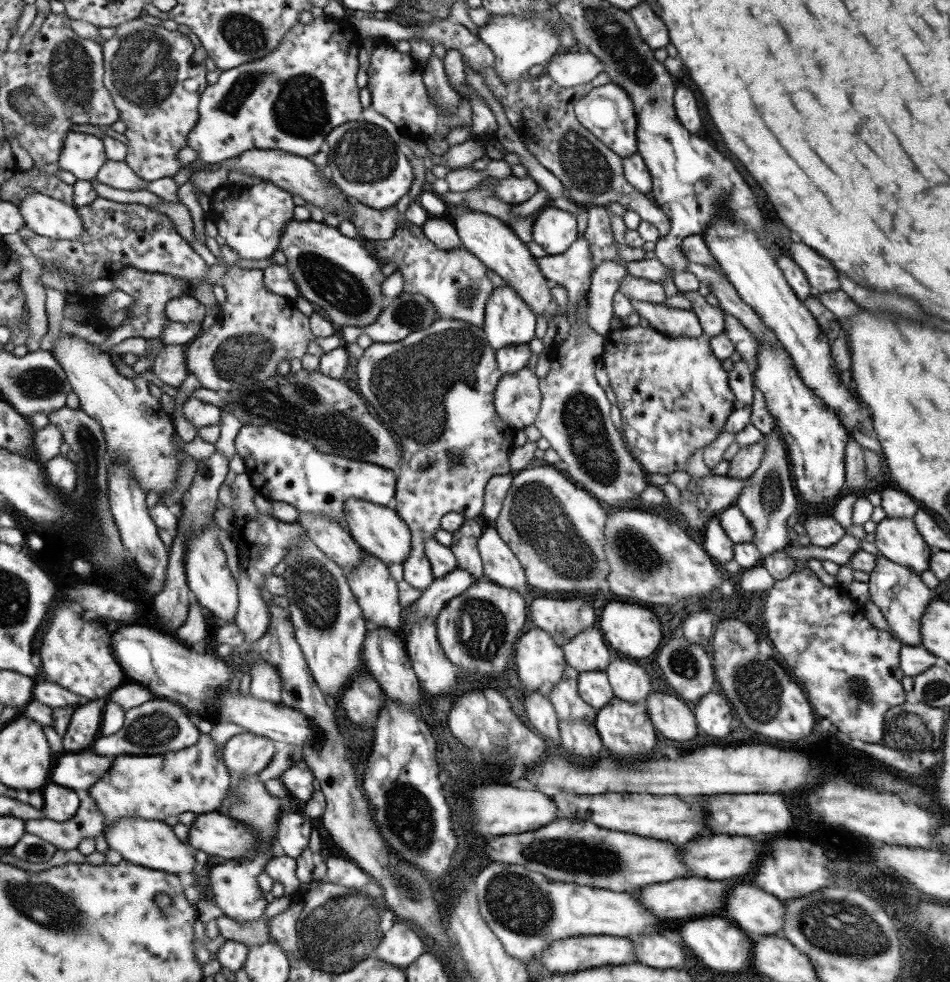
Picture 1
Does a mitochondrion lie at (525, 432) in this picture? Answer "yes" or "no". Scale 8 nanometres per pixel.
no

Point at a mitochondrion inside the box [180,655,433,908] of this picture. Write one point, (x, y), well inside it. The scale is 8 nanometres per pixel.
(404, 879)

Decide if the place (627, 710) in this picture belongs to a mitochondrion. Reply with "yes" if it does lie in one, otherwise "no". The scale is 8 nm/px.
no

